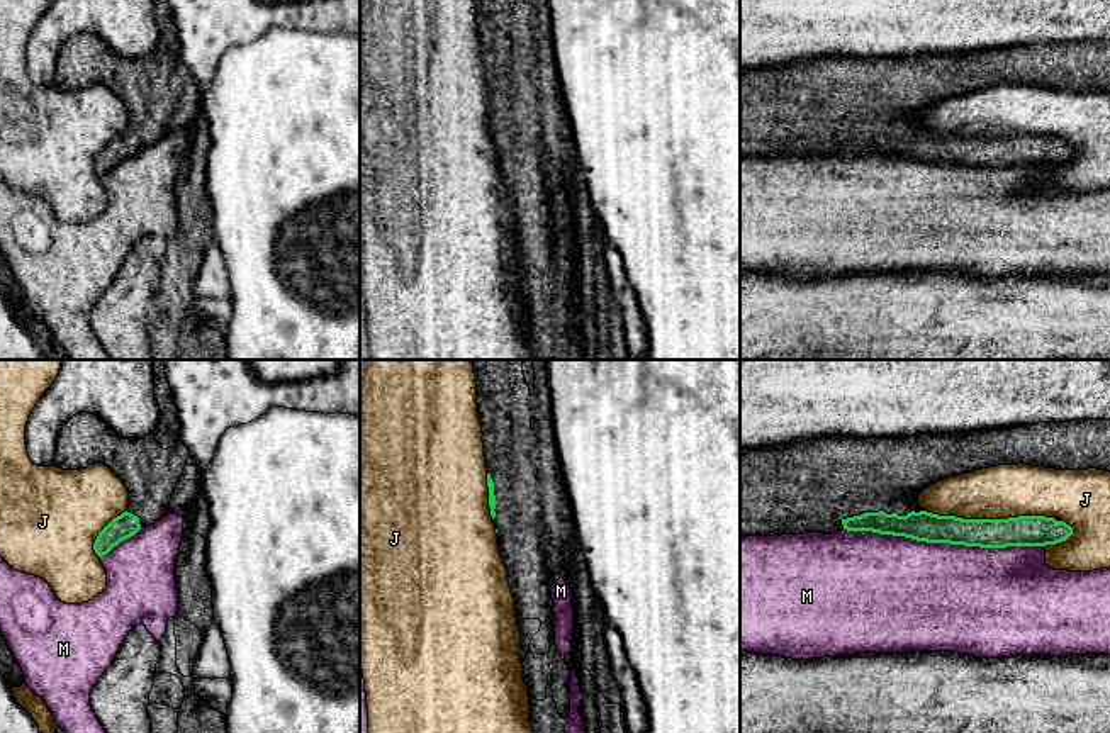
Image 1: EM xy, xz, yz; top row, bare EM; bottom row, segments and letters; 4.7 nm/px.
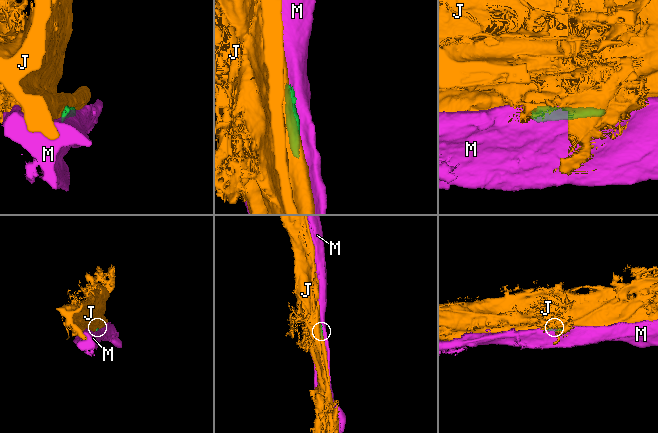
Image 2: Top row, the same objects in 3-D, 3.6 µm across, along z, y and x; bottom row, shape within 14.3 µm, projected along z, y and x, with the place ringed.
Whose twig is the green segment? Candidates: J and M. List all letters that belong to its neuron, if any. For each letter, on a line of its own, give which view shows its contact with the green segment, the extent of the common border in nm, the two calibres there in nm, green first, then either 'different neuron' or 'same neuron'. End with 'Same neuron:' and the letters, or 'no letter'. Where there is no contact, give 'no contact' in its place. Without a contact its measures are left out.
J: yz | 600 nm | 140/260 nm | different neuron
M: yz | 950 nm | 140/480 nm | different neuron
Same neuron: no letter

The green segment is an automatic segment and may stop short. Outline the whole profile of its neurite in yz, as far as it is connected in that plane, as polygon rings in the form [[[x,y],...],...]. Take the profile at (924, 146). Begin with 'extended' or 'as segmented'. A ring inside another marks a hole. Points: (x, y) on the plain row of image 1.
extended; [[[1110,39],[903,58],[823,56],[794,64],[740,68],[740,158],[811,151],[832,154],[847,149],[979,168],[1046,166],[1066,161],[1073,148],[1054,137],[962,139],[932,134],[918,126],[918,115],[944,98],[1018,83],[1110,92]]]

